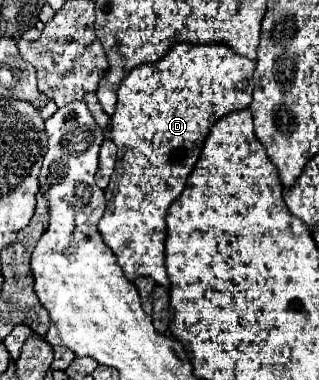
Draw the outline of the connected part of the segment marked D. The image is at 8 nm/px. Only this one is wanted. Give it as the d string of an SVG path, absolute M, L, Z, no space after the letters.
M180 42L170 52L154 62L136 66L118 88L116 114L112 118L110 138L118 146L118 164L110 178L106 196L106 212L100 220L100 234L106 246L114 252L124 276L136 280L138 276L152 276L156 284L170 286L164 264L164 238L166 238L166 212L170 204L182 194L186 178L190 176L204 140L218 118L244 110L252 102L252 72L254 62L236 54L228 44L192 44Z

